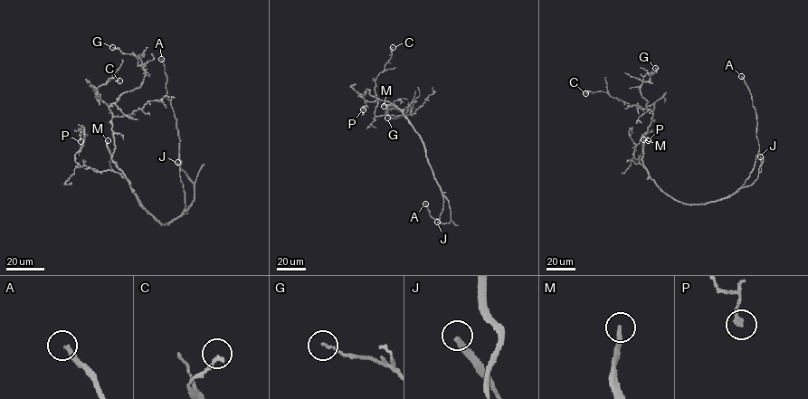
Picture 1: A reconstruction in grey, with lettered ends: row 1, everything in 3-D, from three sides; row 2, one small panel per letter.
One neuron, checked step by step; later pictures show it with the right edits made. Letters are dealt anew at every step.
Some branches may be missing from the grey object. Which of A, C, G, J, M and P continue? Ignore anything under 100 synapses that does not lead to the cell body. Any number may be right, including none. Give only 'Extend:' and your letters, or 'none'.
Extend: A, J, M

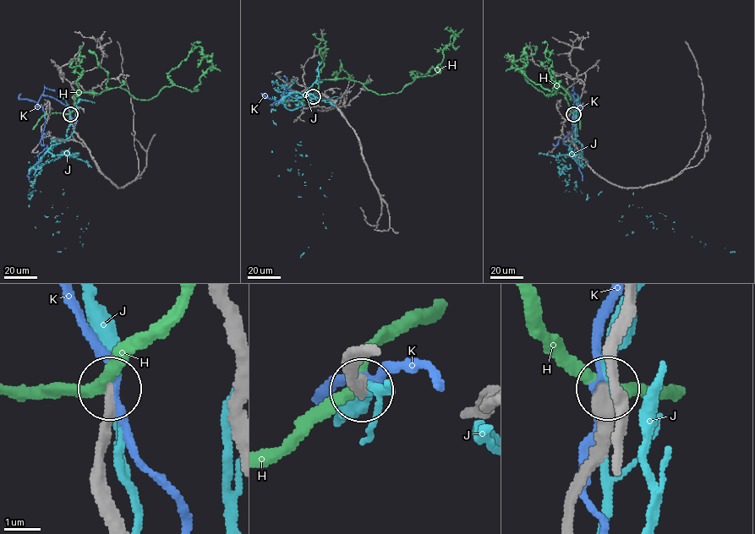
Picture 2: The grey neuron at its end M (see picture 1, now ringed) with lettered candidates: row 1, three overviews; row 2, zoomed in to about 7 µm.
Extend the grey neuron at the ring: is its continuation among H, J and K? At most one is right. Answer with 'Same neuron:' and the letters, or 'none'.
Same neuron: none

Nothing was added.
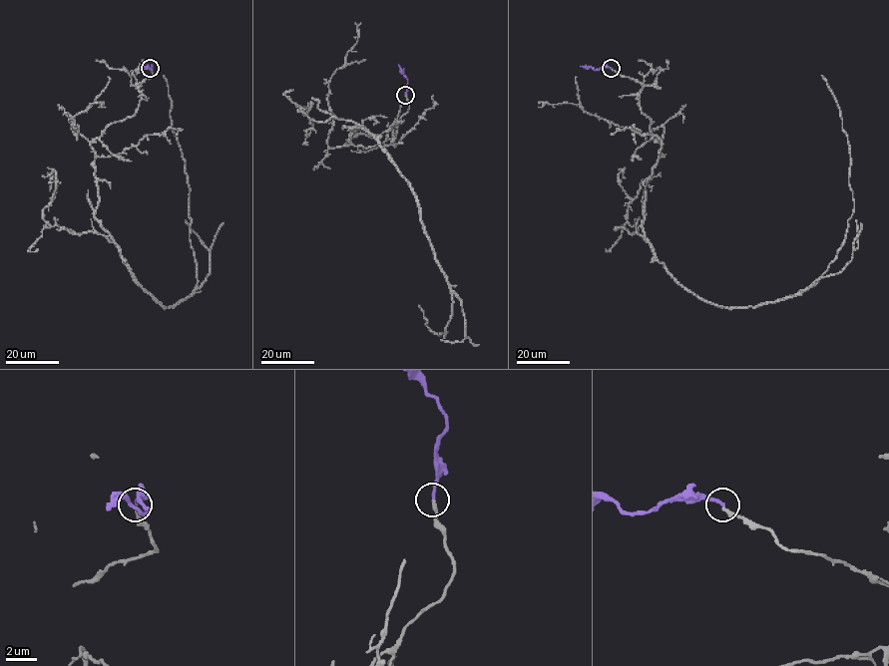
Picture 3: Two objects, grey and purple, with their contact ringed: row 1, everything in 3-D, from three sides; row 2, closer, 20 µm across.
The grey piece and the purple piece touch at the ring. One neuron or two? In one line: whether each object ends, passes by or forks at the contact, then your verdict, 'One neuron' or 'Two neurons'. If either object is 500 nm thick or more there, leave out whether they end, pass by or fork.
At the ring grey ends. At the ring purple ends. Two neurons

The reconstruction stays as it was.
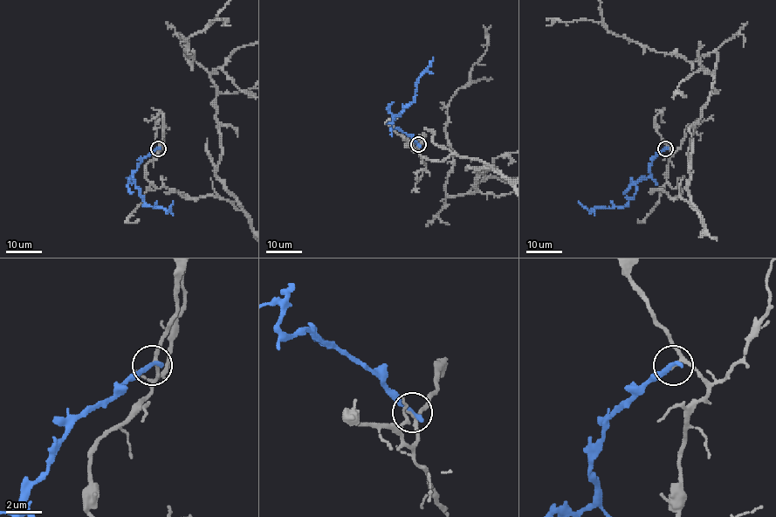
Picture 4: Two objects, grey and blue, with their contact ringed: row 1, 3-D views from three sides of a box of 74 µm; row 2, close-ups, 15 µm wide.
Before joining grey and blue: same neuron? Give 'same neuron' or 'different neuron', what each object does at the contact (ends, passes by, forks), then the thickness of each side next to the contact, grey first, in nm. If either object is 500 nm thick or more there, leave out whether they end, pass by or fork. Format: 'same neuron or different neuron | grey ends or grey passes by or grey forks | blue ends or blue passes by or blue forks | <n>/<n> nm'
different neuron | grey passes by | blue ends | 170/320 nm

